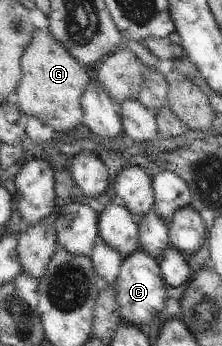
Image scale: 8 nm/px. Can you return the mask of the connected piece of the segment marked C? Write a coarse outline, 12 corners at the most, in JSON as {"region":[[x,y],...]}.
{"region":[[141,247],[114,286],[120,320],[141,329],[165,308],[169,286]]}

